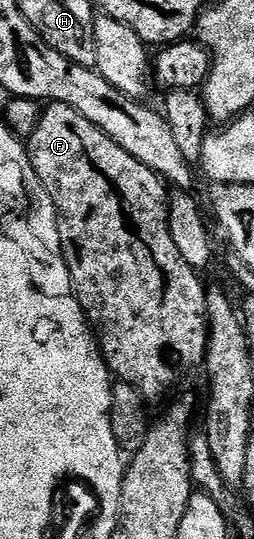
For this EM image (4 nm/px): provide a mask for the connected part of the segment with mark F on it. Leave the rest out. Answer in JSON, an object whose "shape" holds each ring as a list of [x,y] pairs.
{"shape":[[[48,103],[41,114],[41,122],[37,122],[37,130],[26,141],[27,153],[31,156],[31,165],[41,178],[45,190],[53,198],[55,211],[59,217],[59,237],[63,247],[63,257],[71,275],[71,286],[95,339],[99,342],[99,351],[103,353],[103,361],[111,369],[112,377],[133,385],[147,402],[159,400],[182,376],[190,374],[194,368],[202,369],[207,359],[207,288],[199,281],[200,273],[185,258],[181,258],[181,250],[177,250],[173,242],[173,234],[169,228],[169,188],[164,179],[149,166],[143,165],[133,155],[126,153],[113,138],[107,137],[93,122],[71,106],[63,103]]]}

